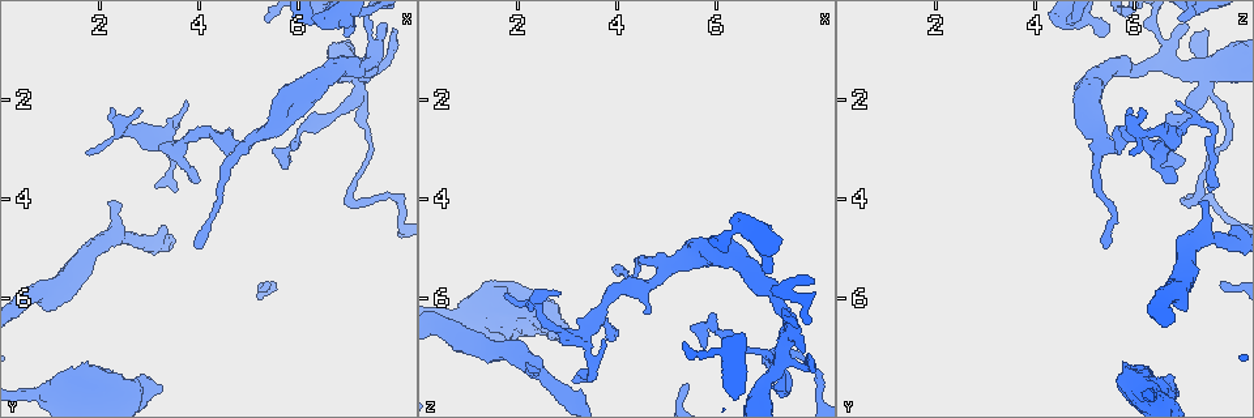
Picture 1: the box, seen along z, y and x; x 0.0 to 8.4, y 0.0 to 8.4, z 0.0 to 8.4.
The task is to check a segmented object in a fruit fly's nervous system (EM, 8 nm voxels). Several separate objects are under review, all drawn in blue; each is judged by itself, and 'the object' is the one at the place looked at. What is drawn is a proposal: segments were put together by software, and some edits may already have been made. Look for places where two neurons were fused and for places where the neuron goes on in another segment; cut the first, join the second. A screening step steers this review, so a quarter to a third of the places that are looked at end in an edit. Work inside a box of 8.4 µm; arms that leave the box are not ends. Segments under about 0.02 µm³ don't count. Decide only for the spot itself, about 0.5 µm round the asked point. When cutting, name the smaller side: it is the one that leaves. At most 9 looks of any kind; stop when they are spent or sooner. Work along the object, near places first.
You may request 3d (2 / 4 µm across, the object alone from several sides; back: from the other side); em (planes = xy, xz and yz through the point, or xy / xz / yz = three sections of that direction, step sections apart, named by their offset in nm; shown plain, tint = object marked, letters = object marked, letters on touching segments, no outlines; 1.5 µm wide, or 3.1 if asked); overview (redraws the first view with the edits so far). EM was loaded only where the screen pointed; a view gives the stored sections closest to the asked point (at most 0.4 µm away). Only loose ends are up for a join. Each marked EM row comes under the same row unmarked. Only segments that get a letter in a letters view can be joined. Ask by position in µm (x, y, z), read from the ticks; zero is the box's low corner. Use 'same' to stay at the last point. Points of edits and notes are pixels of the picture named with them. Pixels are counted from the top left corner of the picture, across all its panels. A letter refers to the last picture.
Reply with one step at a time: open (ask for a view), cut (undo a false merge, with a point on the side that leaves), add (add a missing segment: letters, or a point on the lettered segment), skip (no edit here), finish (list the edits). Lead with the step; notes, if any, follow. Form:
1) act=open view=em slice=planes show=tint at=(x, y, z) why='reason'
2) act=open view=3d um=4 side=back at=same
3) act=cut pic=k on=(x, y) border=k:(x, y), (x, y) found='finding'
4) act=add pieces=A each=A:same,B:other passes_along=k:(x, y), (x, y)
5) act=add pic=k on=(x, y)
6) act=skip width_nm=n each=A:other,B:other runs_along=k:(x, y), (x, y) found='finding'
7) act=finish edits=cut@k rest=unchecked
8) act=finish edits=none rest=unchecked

act=open view=3d um=4 at=(2.25, 2.25, 6.20)

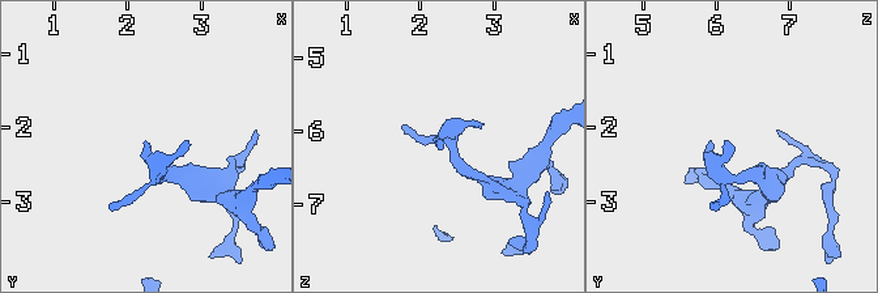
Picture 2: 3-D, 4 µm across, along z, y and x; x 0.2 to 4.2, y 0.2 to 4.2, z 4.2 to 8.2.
act=open view=em slice=planes show=letters at=(2.25, 2.20, 6.20) why='shape alone is not enough'

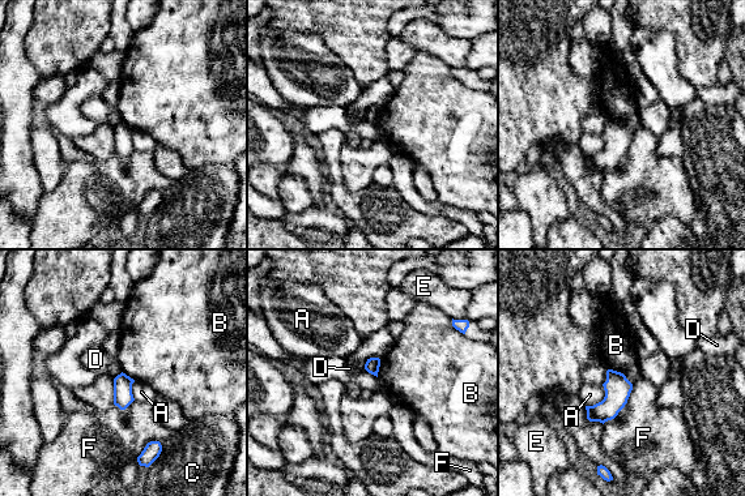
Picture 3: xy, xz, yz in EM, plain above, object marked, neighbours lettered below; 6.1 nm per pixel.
act=skip each=A:other,B:other,C:other,D:other,E:other,F:other border=3:(380, 359), (377, 376) found='none of them fits'

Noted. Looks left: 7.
act=open view=3d um=4 at=(5.65, 3.35, 6.95) why='long arm stops here'

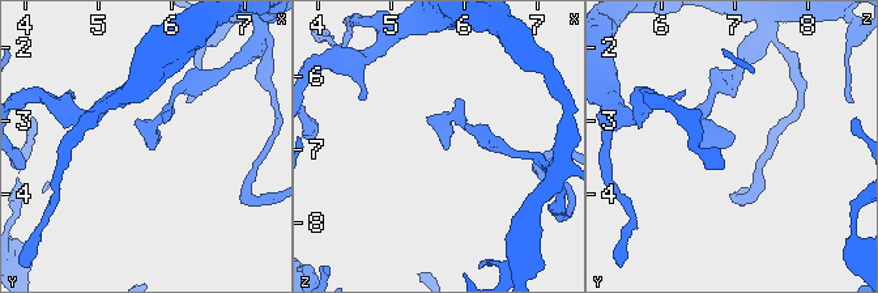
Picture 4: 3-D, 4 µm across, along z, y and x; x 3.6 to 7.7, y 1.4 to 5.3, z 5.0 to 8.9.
act=open view=em slice=planes show=letters at=(5.70, 3.35, 6.90) why='need the tissue'

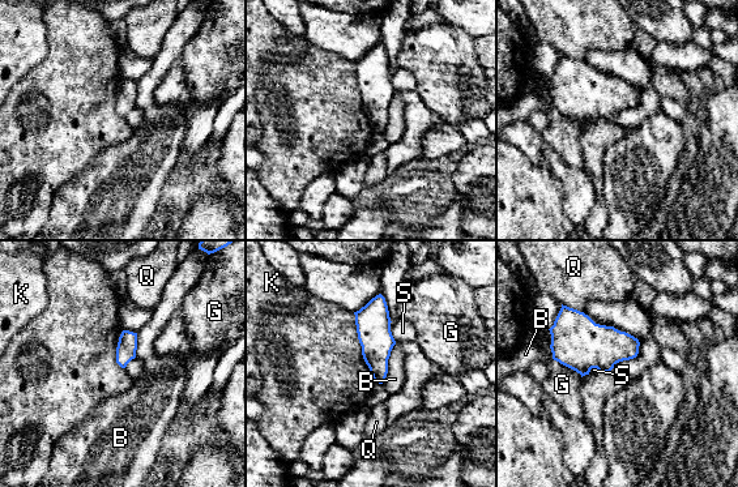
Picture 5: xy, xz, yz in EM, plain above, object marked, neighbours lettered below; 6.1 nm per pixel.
act=skip longest_contact=G:200nm each=B:other,G:other,K:other,Q:other,S:other found='no lettered segment goes on from it'

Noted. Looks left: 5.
act=open view=3d um=2 at=(3.10, 3.75, 7.70) why='thin end'

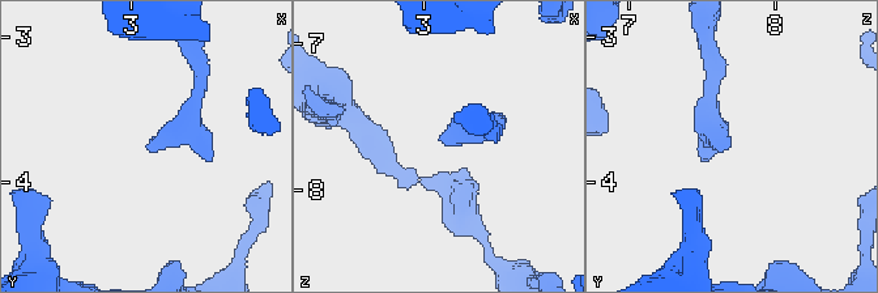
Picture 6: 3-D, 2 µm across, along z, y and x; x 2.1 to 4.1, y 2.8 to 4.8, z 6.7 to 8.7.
act=open view=em slice=yz step=4 show=letters at=(3.12, 3.76, 7.66) why='now the EM'

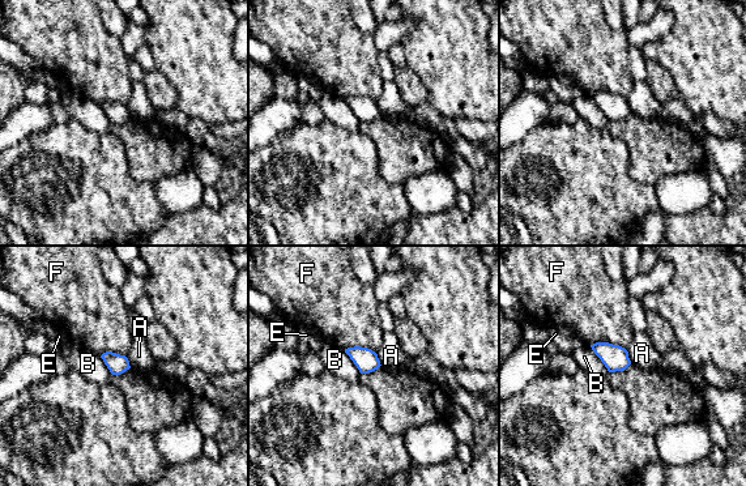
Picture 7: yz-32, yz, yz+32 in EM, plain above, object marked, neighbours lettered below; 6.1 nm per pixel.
act=open view=em slice=planes show=letters at=same

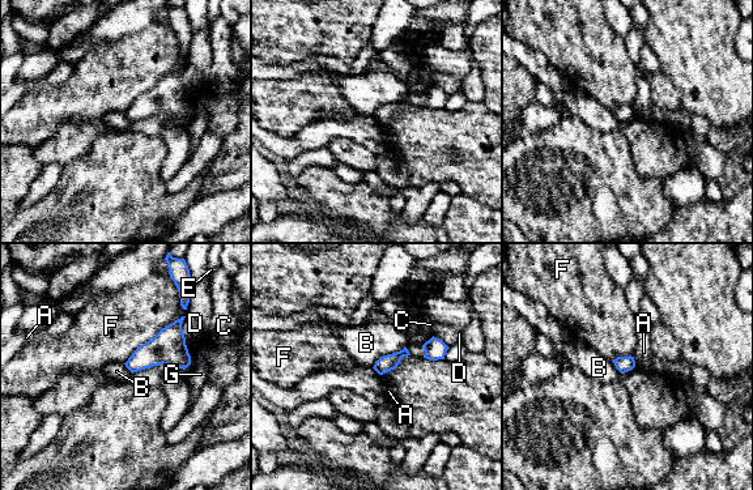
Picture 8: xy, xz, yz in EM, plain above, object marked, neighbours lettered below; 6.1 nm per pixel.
act=add pieces=B each=A:other,B:same,C:other,D:other,E:other,F:other,G:other found='it goes on there'

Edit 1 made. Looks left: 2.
act=open view=em slice=planes show=letters at=(7.55, 1.00, 6.65) why='three arms meet'

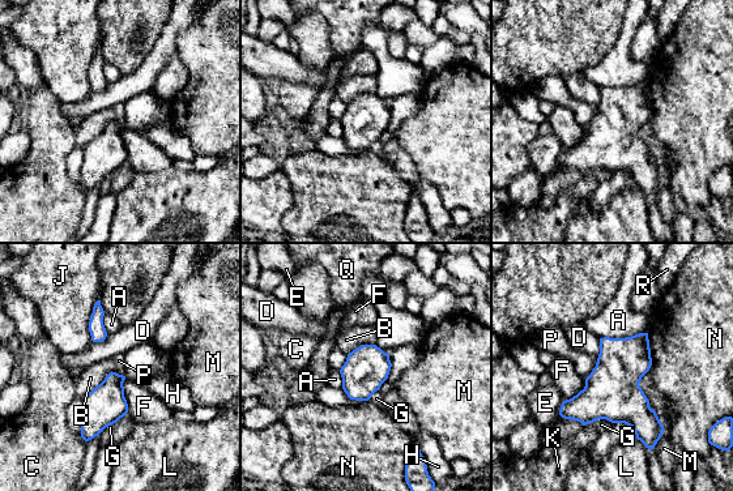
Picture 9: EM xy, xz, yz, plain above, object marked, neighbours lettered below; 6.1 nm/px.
act=skip each=A:other,B:other,C:other,D:other,E:other,F:other,G:other,H:other,J:other,K:other,L:other,M:other,N:other,P:other,Q:other,R:other border=9:(592, 422), (608, 419), (612, 423) found='one neuron here'

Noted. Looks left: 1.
act=finish edits=add@8 rest=unchecked

